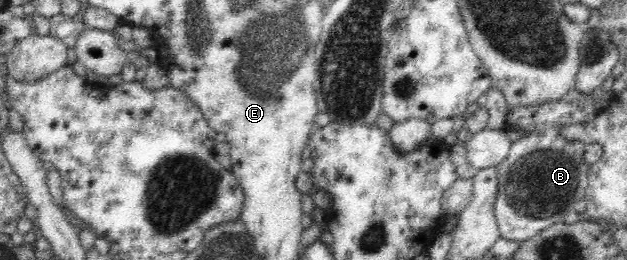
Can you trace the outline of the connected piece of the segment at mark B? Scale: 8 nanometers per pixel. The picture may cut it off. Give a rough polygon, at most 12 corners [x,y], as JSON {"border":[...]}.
{"border":[[593,95],[519,107],[506,124],[529,134],[496,165],[494,213],[521,243],[584,199]]}

